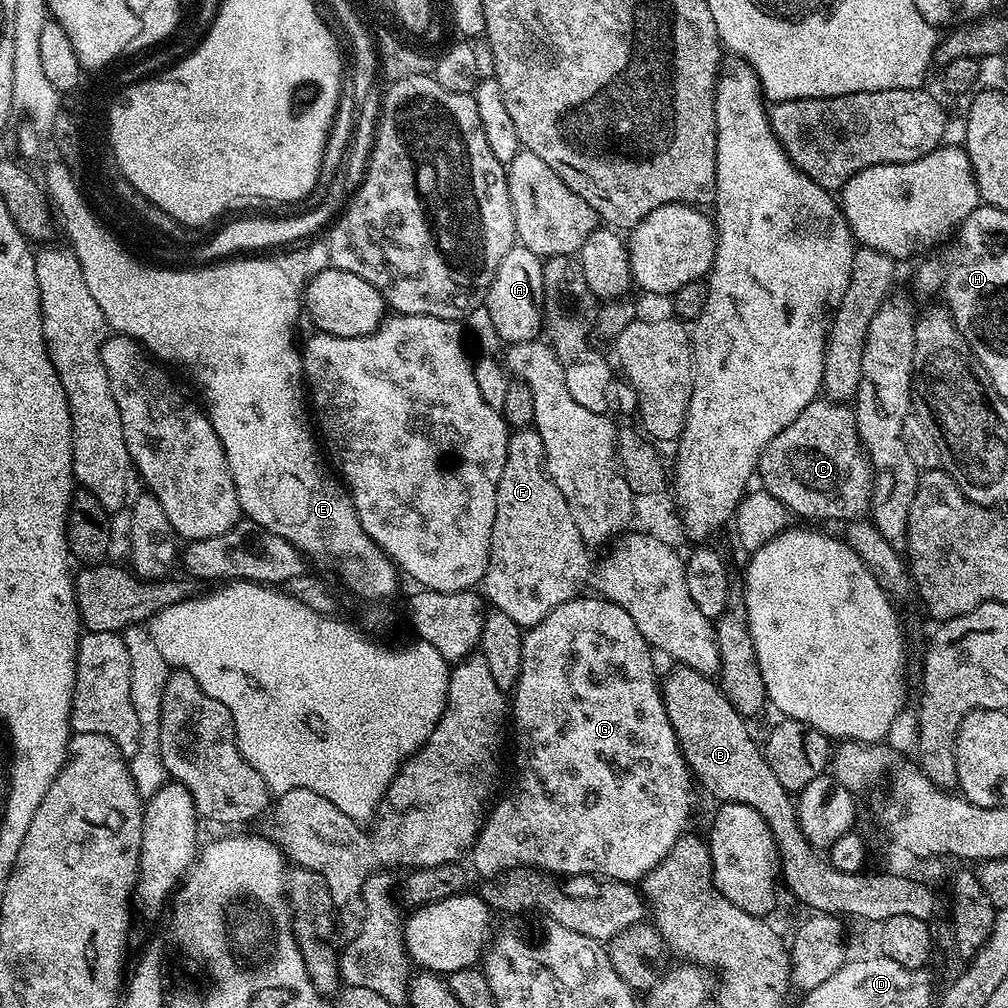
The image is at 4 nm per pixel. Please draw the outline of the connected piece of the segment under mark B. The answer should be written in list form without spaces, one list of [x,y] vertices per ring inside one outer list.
[[[683,665],[673,668],[674,670],[667,676],[666,682],[664,681],[661,687],[661,696],[666,706],[667,717],[670,718],[671,728],[675,731],[676,740],[679,742],[680,751],[695,781],[697,778],[703,788],[718,802],[748,805],[756,810],[769,826],[776,848],[783,849],[785,840],[791,834],[801,833],[801,826],[797,822],[795,801],[791,793],[786,791],[775,777],[770,764],[766,762],[763,749],[750,734],[747,726],[749,723],[740,715],[740,712],[734,710],[733,704],[725,698],[719,685],[711,677]]]

